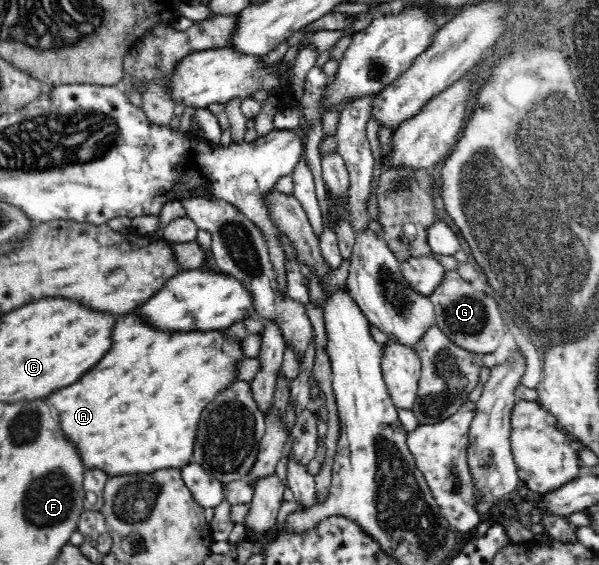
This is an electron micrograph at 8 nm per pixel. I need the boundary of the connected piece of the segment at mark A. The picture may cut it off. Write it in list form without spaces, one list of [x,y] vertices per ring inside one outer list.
[[[130,313],[118,316],[111,331],[111,349],[71,387],[45,397],[55,407],[61,431],[77,443],[85,469],[101,469],[109,477],[148,474],[190,463],[195,431],[205,405],[229,383],[235,382],[235,365],[243,359],[240,342],[225,338],[223,331],[163,332],[151,328],[143,318]]]

